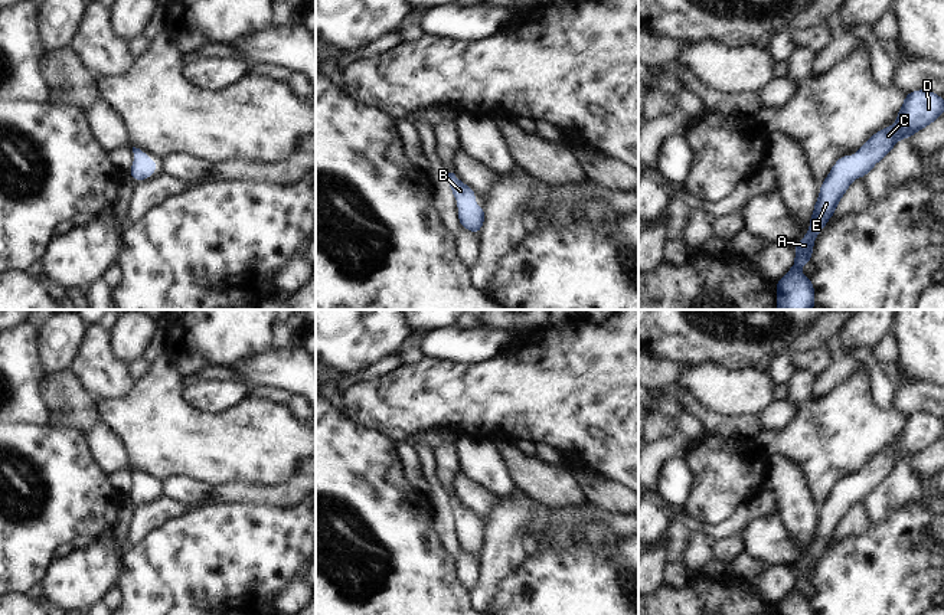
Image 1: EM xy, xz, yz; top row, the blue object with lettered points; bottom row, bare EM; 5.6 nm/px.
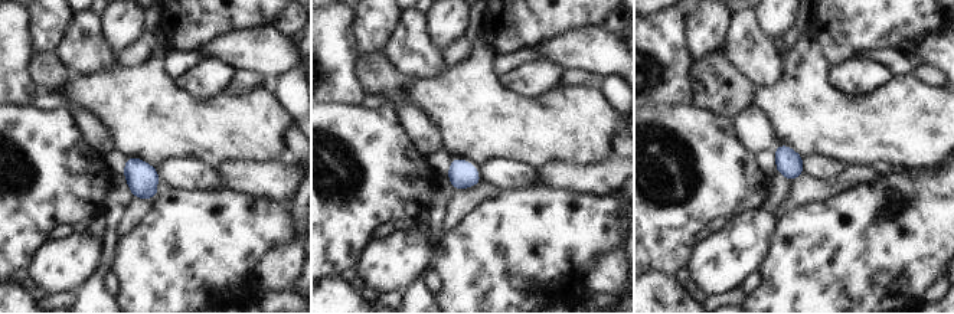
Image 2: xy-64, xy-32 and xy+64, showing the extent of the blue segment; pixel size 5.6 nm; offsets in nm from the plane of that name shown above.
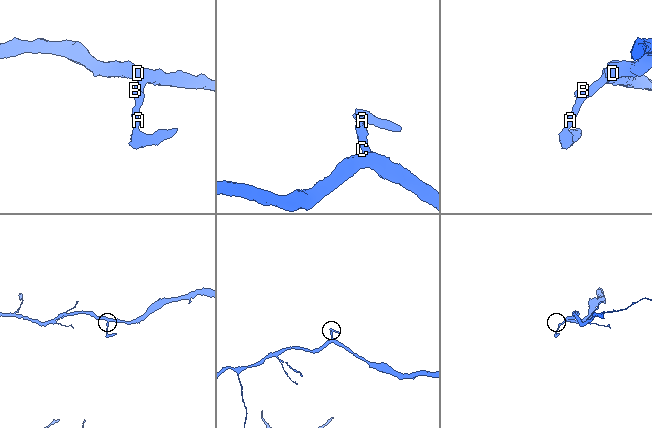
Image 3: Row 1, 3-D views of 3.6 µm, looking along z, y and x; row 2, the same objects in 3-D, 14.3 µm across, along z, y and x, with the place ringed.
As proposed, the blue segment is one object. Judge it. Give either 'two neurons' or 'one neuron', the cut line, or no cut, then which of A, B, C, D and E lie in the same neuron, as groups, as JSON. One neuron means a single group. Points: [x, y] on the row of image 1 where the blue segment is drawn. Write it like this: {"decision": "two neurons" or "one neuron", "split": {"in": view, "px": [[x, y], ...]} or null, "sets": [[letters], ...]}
{"decision": "one neuron", "split": null, "sets": [["A", "B", "C", "D", "E"]]}

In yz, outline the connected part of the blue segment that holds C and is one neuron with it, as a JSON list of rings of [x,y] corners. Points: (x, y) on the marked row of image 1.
[[[930,89],[907,94],[895,124],[876,131],[855,157],[843,156],[820,186],[820,197],[816,202],[810,219],[809,233],[794,248],[794,266],[775,284],[777,310],[811,310],[814,307],[814,287],[810,278],[798,268],[811,261],[813,242],[817,233],[834,215],[840,197],[846,193],[852,180],[865,177],[868,171],[886,156],[899,138],[909,138],[944,112],[944,99]]]

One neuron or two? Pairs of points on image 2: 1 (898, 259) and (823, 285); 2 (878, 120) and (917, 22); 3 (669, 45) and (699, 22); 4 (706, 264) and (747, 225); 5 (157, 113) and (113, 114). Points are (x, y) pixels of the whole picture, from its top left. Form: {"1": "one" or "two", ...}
{"1": "one", "2": "two", "3": "two", "4": "one", "5": "one"}

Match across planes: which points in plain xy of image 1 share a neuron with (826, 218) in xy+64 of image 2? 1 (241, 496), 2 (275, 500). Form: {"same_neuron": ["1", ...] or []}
{"same_neuron": []}

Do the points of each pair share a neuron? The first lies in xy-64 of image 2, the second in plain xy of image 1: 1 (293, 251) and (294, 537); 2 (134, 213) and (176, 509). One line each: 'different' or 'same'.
1: different
2: same

